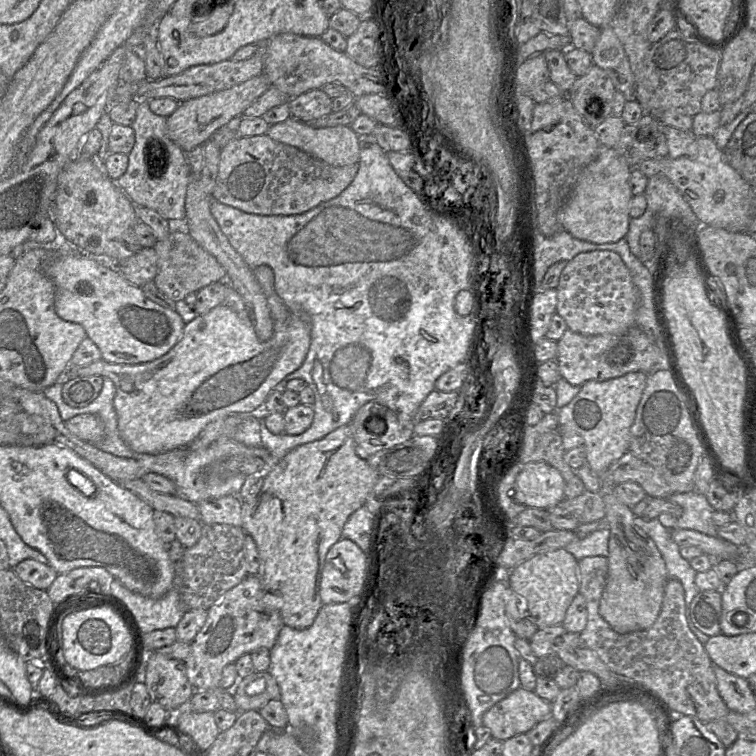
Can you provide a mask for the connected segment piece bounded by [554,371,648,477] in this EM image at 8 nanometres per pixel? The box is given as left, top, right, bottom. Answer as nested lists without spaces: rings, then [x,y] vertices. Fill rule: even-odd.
[[[635,371],[604,381],[588,380],[568,404],[559,409],[556,407],[554,412],[558,416],[562,437],[563,434],[579,434],[583,438],[586,464],[596,476],[602,475],[612,462],[629,450],[630,428],[647,377],[648,374]]]

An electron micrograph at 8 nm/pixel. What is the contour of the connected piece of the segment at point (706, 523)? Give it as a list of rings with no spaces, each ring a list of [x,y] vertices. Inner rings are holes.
[[[694,491],[688,493],[673,493],[666,501],[683,507],[683,514],[678,518],[676,529],[694,530],[708,536],[718,537],[717,527],[712,520],[714,512],[703,494]]]

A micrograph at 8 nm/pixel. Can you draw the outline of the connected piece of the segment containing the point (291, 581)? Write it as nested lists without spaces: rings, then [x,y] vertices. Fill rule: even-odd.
[[[349,424],[338,427],[319,440],[292,449],[268,467],[258,495],[241,504],[242,528],[254,539],[260,557],[256,576],[261,583],[263,602],[280,614],[284,625],[302,630],[313,624],[323,606],[320,582],[329,549],[342,538],[347,519],[364,506],[380,475],[366,459],[356,454]]]

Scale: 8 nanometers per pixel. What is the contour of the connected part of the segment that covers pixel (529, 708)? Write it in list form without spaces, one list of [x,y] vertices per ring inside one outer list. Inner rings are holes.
[[[520,687],[487,710],[482,722],[490,729],[493,738],[505,741],[527,733],[536,724],[551,717],[551,713],[551,703],[534,691]]]

